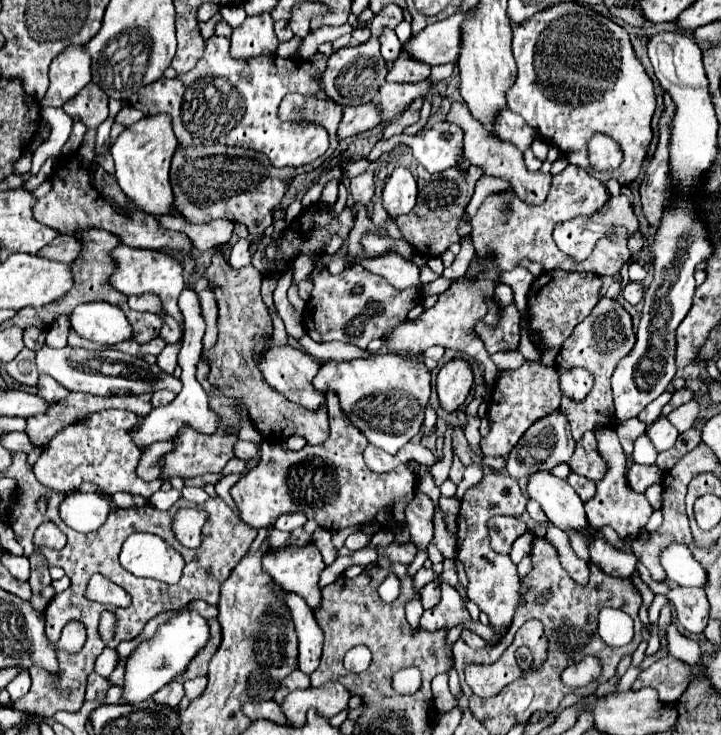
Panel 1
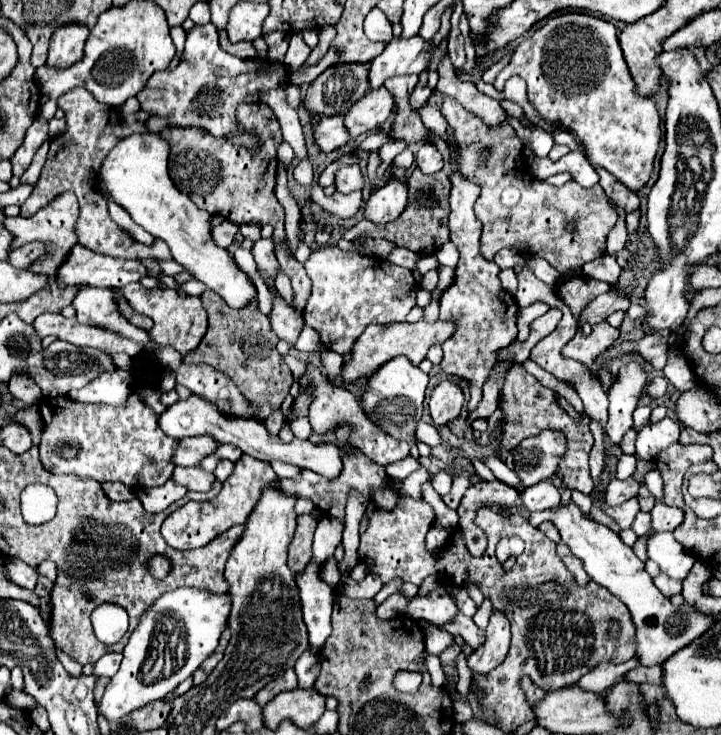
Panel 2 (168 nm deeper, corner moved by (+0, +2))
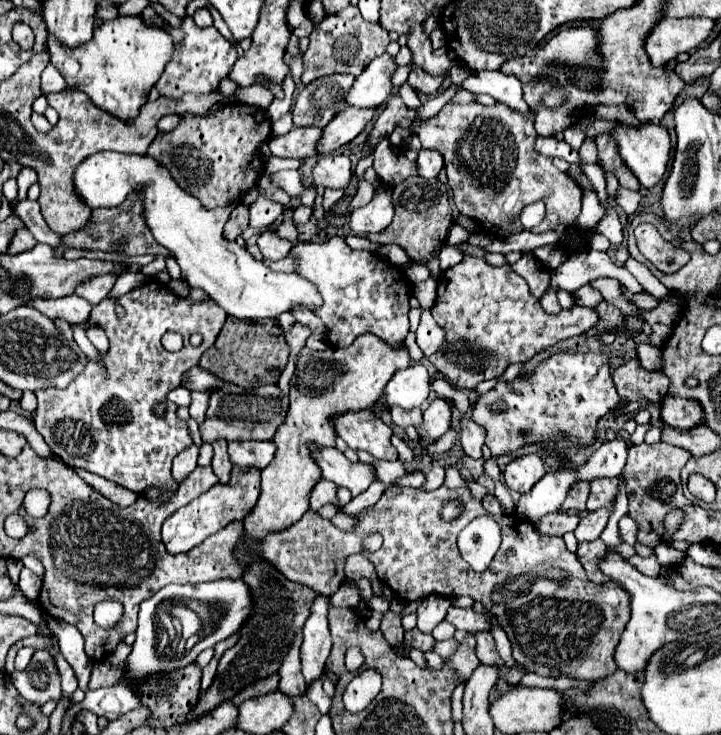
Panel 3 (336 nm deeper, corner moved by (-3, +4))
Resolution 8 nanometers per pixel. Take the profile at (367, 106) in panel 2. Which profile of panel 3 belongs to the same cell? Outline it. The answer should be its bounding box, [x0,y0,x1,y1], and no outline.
[317,108,375,154]

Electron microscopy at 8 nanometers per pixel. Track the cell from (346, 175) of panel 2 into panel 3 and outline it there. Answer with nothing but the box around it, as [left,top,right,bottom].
[313,154,353,188]

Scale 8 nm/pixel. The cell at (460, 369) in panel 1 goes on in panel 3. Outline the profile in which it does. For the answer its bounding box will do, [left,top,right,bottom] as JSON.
[417,398,451,440]

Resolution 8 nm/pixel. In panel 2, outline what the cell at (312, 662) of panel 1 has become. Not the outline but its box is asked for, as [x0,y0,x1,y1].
[294,648,320,688]

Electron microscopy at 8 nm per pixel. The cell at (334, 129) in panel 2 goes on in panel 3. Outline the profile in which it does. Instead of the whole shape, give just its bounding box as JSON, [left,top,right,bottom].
[269,128,321,160]

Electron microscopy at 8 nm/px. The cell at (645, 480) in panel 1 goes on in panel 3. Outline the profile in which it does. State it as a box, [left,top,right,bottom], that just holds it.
[573,508,613,542]

